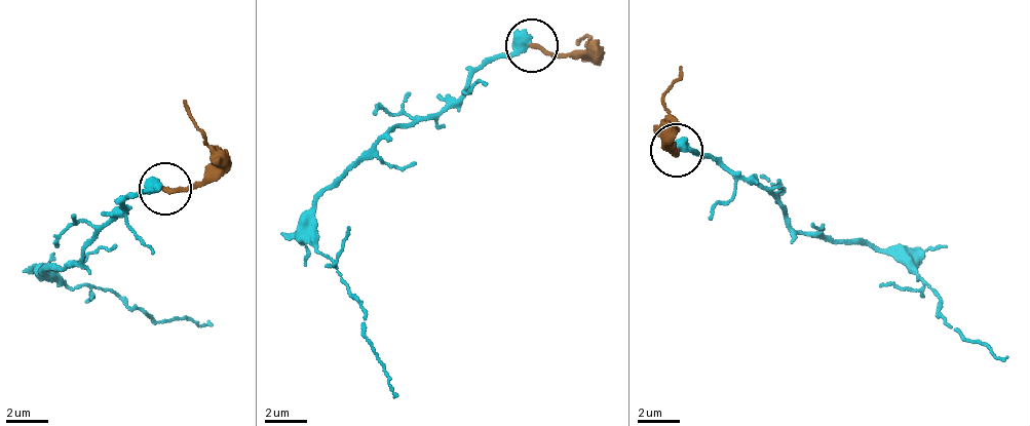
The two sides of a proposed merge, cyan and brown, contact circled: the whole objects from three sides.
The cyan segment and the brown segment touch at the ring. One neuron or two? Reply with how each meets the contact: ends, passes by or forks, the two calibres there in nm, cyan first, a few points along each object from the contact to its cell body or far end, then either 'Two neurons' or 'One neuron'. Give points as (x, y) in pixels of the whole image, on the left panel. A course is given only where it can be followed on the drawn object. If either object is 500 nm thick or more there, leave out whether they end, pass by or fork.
Thickness 550 nm (cyan) against 200 nm. Course of cyan: (163, 190), (138, 191), (78, 264), (50, 262), (43, 272), (138, 307), (163, 322), (206, 320). Course of brown: (163, 190), (196, 185), (212, 160), (198, 125), (182, 102). Two neurons

